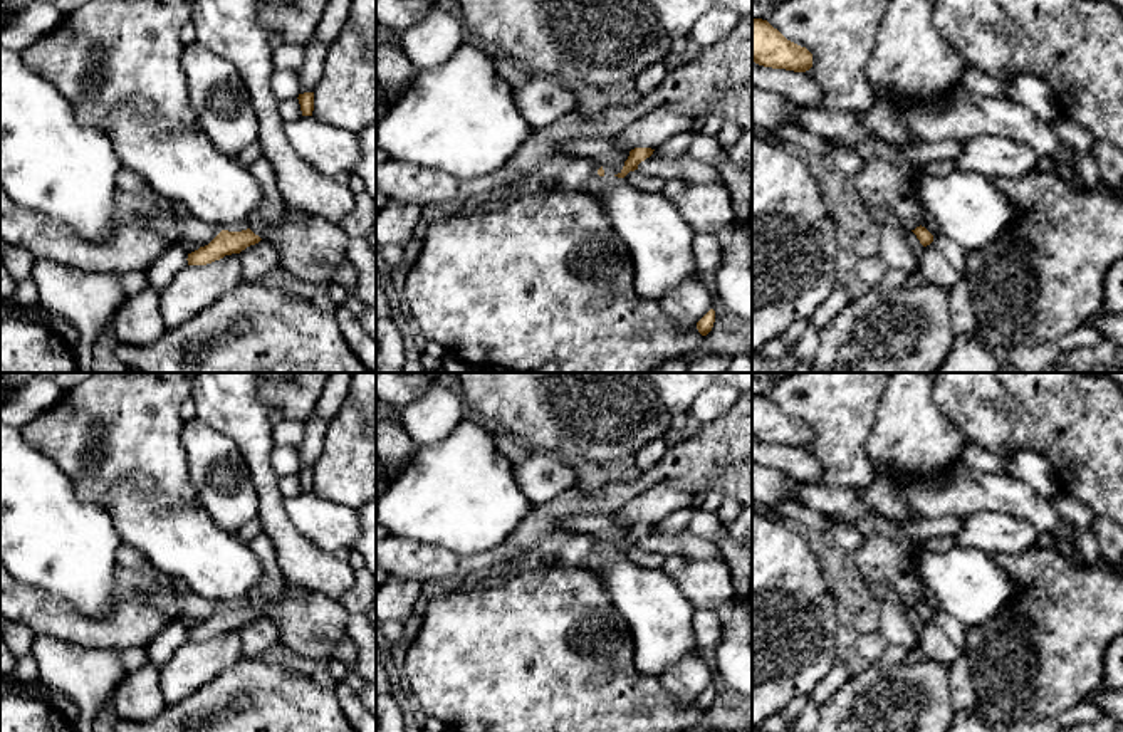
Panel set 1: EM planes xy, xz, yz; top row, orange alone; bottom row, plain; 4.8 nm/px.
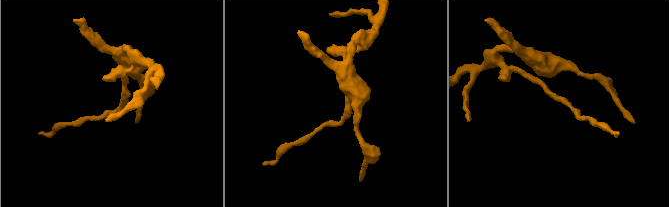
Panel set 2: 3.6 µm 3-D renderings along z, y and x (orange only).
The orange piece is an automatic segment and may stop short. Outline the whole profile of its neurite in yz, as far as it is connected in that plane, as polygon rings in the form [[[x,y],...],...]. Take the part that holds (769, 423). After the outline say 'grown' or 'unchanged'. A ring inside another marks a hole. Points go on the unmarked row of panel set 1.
[[[752,395],[752,437],[764,443],[806,448],[812,443],[812,430],[787,416],[767,396]]]; unchanged

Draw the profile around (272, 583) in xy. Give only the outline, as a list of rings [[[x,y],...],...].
[[[265,532],[253,537],[247,546],[262,564],[262,578],[248,593],[248,604],[269,618],[267,606],[270,601],[279,601],[284,596],[287,579],[277,564],[275,547]]]

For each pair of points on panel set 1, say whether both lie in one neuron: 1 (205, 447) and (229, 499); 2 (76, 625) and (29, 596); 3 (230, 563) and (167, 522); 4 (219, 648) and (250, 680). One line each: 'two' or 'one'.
1: one
2: one
3: one
4: two

